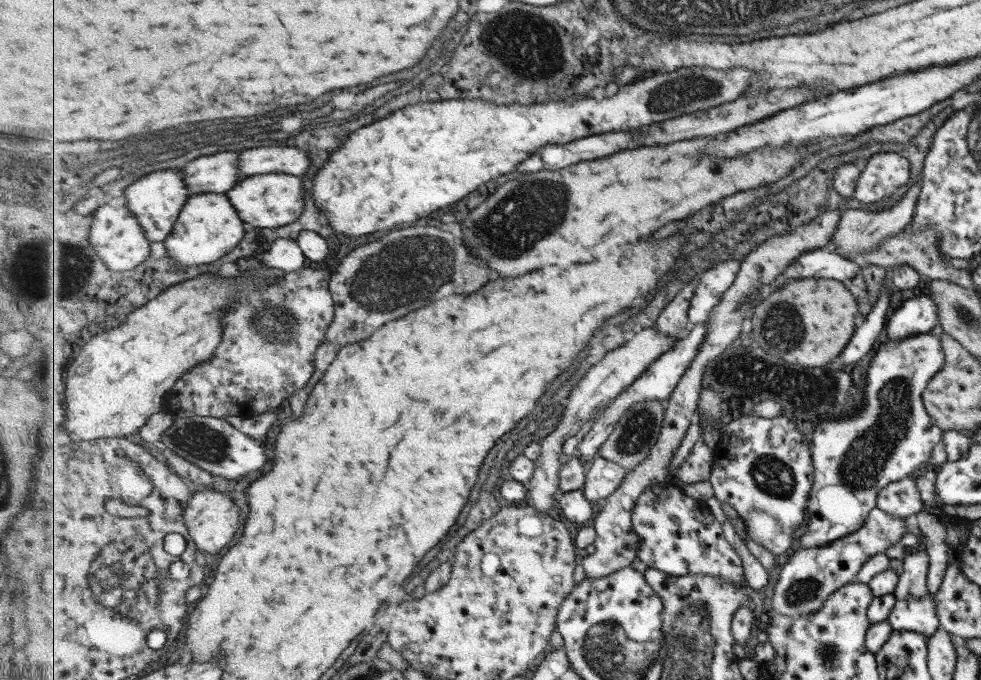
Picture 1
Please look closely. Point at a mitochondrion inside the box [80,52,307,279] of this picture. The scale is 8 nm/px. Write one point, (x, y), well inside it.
(102, 197)

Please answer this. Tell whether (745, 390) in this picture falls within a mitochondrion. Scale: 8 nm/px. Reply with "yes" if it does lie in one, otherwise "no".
no

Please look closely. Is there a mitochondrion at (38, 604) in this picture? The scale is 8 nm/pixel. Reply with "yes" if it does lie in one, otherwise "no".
no

